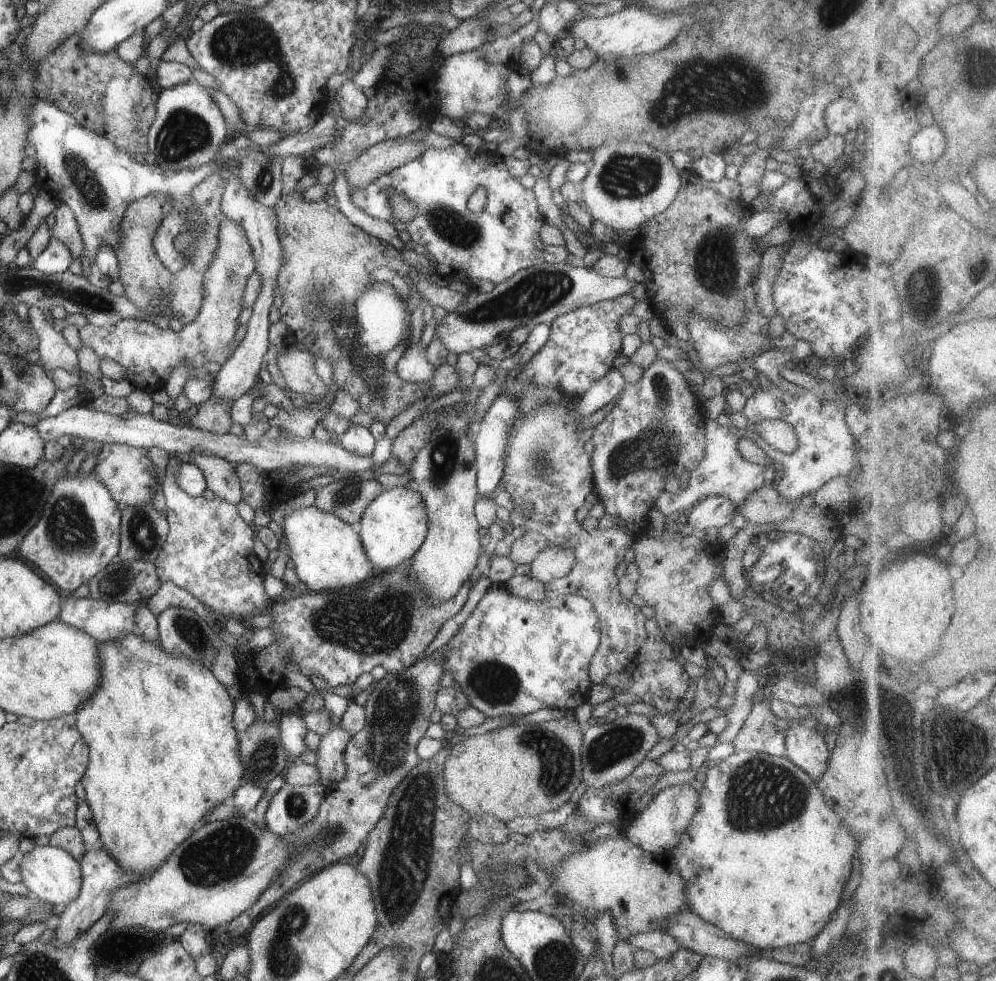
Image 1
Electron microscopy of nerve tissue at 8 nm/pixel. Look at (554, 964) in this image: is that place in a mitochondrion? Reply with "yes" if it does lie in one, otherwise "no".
yes

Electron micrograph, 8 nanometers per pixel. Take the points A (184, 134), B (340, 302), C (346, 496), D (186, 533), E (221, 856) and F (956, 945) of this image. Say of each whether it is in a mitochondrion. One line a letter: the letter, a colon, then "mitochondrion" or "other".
A: mitochondrion
B: mitochondrion
C: mitochondrion
D: other
E: mitochondrion
F: other

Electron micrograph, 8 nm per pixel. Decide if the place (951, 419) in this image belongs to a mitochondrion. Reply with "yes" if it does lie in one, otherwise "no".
no

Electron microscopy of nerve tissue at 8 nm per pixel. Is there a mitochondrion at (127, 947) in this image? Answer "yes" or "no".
no

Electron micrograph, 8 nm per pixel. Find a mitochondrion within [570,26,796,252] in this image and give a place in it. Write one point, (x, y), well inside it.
(680, 97)

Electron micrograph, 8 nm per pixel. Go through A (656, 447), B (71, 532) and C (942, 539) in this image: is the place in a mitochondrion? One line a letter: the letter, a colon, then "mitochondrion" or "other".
A: mitochondrion
B: mitochondrion
C: other

